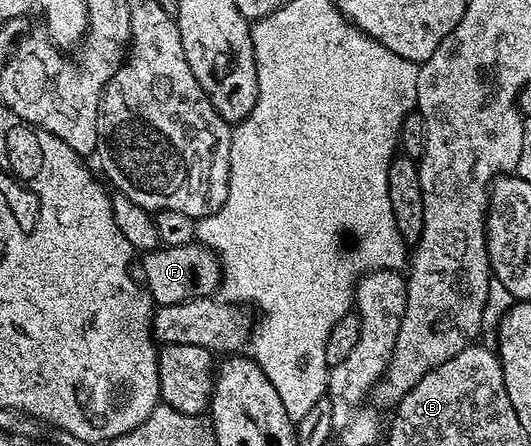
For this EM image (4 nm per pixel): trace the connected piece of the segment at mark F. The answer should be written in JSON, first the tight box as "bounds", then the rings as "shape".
{"bounds":[141,241,222,307],"shape":[[[197,241],[179,247],[159,246],[155,251],[145,252],[141,259],[142,271],[146,274],[146,279],[144,278],[145,286],[149,290],[150,298],[154,300],[158,307],[176,305],[189,299],[204,299],[213,296],[222,286],[222,265],[218,256],[209,247],[203,247]]]}

